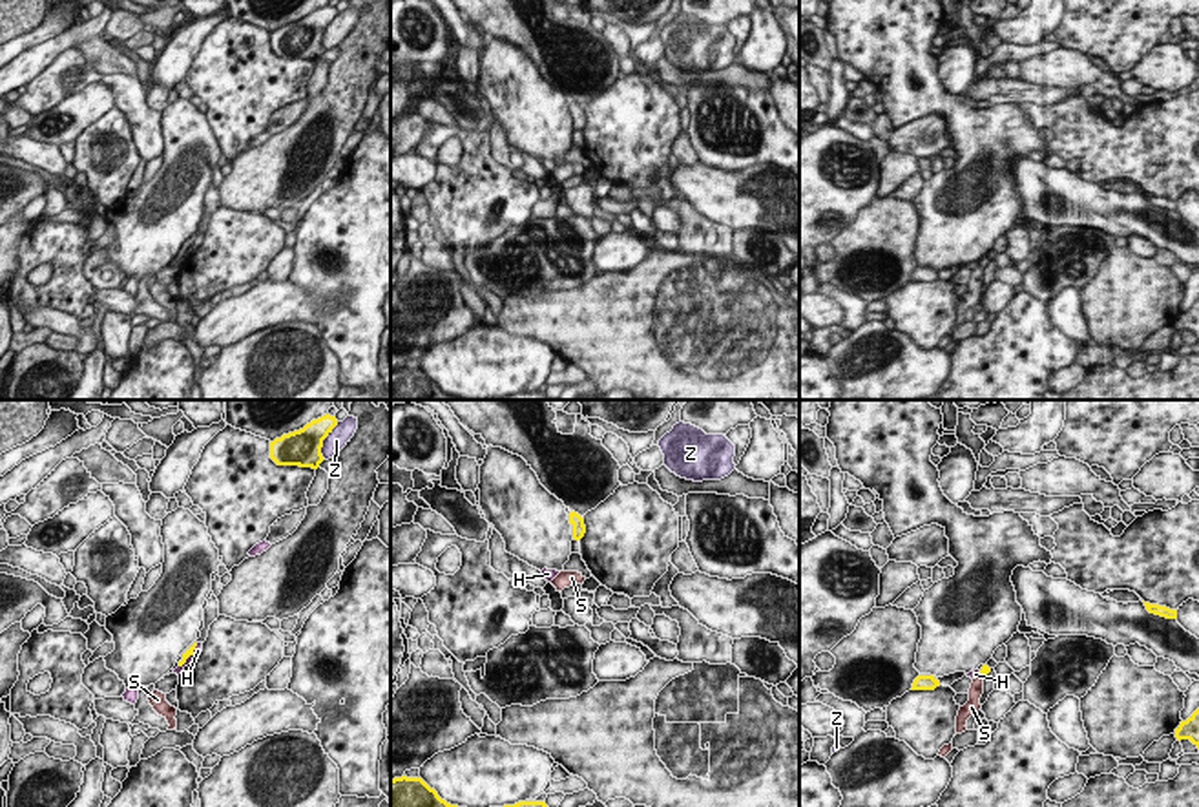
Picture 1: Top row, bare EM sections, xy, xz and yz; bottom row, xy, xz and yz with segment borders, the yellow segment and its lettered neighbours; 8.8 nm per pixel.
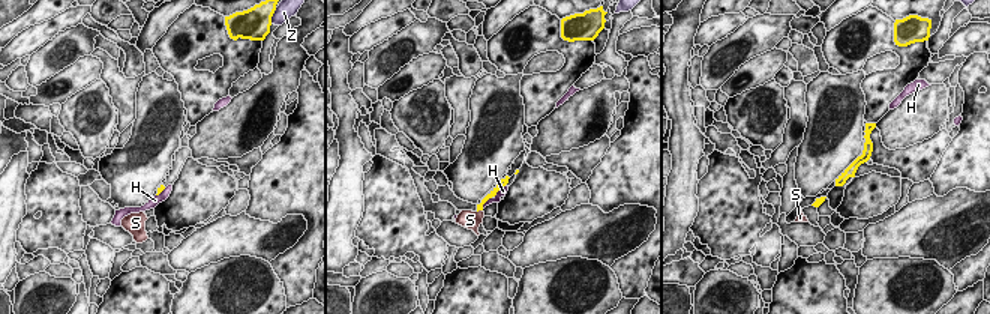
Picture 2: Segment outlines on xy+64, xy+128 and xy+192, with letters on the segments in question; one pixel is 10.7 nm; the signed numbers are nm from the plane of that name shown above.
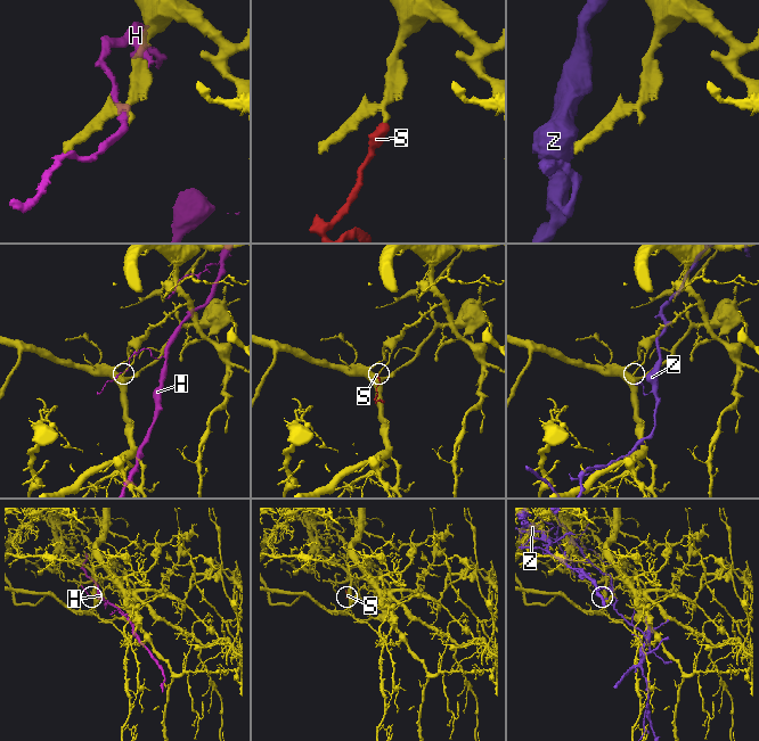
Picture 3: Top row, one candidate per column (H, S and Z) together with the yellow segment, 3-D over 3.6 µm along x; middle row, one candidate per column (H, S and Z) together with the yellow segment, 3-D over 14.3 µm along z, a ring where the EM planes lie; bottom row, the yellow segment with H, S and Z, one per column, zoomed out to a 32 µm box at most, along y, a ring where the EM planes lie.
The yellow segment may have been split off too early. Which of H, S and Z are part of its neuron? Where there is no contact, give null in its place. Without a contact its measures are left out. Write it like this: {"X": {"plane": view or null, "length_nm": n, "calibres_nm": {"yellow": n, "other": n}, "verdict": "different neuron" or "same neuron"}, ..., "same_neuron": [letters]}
{"H": {"plane": "xy", "length_nm": 280, "calibres_nm": {"yellow": 60, "other": 70}, "verdict": "different neuron"}, "S": {"plane": null, "verdict": "same neuron"}, "Z": {"plane": "xy", "length_nm": 360, "calibres_nm": {"yellow": 320, "other": 180}, "verdict": "different neuron"}, "same_neuron": ["S"]}

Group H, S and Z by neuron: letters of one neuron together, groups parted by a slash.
H / S / Z

